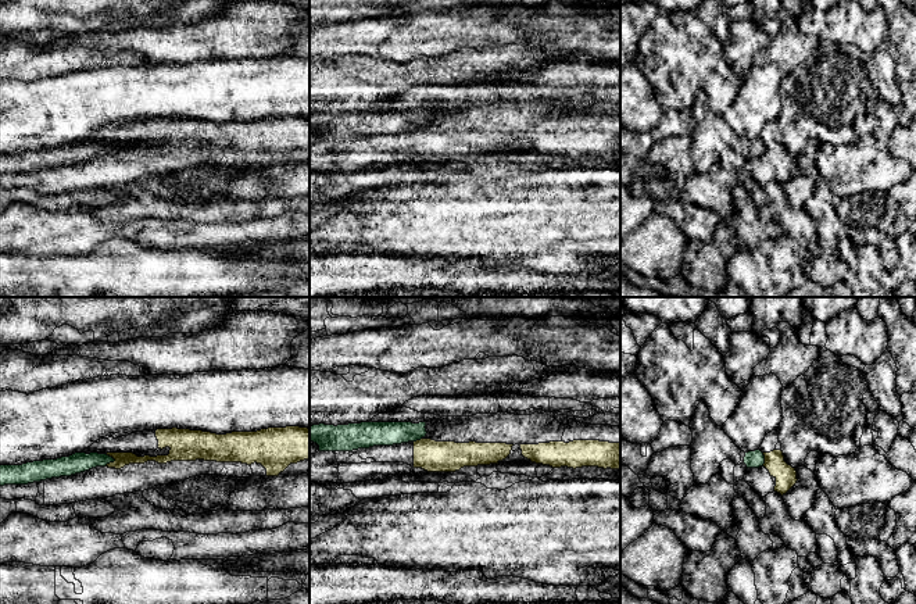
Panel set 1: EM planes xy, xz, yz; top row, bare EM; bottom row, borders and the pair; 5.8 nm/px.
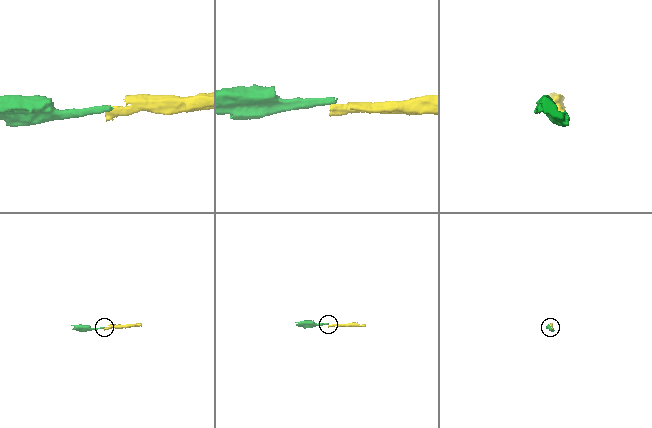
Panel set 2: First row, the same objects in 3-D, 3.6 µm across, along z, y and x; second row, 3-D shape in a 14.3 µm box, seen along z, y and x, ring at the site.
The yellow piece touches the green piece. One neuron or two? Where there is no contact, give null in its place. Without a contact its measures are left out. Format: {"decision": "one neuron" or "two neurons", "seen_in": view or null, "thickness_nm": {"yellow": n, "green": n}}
{"decision": "two neurons", "seen_in": "xy", "thickness_nm": {"yellow": 80, "green": 120}}

